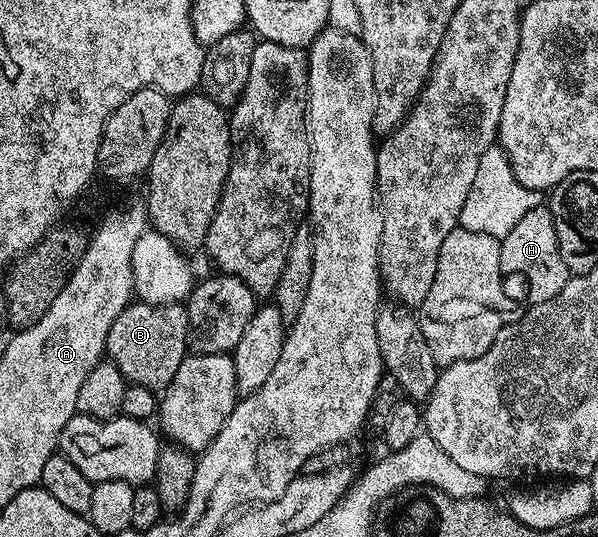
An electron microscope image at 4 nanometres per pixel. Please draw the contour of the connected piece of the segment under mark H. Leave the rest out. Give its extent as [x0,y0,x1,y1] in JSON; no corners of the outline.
[500,206,571,305]

